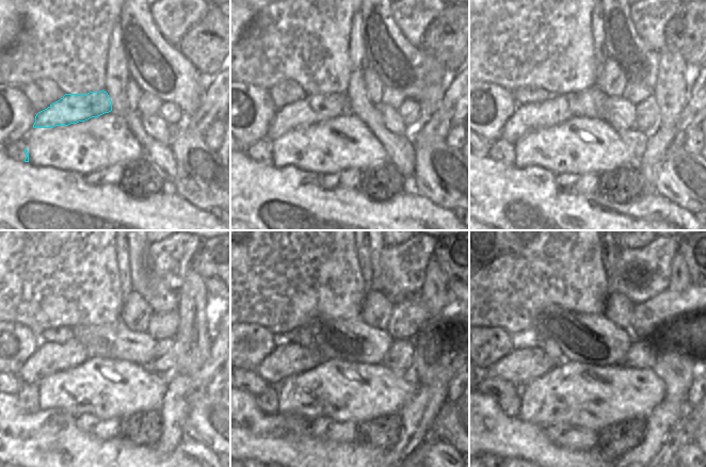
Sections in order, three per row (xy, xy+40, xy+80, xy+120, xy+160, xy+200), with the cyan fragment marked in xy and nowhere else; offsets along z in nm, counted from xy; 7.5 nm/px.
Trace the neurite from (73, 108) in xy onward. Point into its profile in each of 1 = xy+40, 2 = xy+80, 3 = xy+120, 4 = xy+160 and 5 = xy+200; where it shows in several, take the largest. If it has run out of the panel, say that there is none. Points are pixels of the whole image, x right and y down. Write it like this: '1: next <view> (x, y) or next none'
1: next xy+40 (315, 108)
2: next xy+80 (535, 115)
3: next xy+120 (49, 358)
4: next xy+160 (287, 359)
5: next xy+200 (523, 365)

